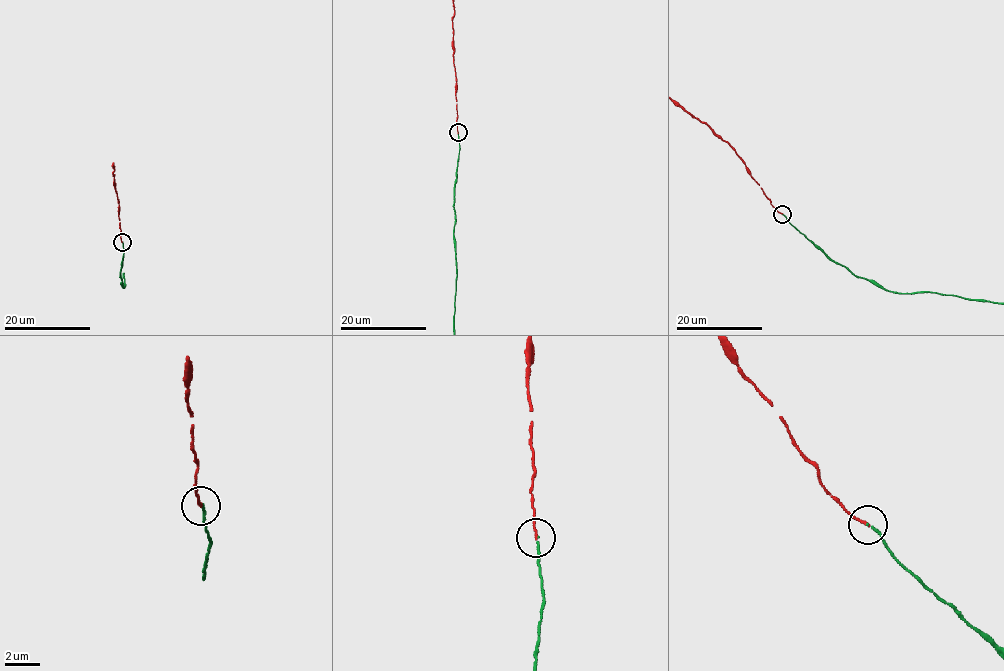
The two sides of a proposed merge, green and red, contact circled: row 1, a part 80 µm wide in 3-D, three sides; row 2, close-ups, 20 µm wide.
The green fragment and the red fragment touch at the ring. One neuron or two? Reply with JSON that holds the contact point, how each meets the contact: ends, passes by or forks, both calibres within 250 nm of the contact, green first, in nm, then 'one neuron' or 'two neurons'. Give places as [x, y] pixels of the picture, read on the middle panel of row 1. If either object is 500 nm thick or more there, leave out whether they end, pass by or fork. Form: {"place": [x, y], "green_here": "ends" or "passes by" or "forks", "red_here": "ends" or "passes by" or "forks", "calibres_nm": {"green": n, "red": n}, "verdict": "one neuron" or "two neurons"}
{"place": [458, 132], "green_here": "ends", "red_here": "ends", "calibres_nm": {"green": 110, "red": 140}, "verdict": "one neuron"}

